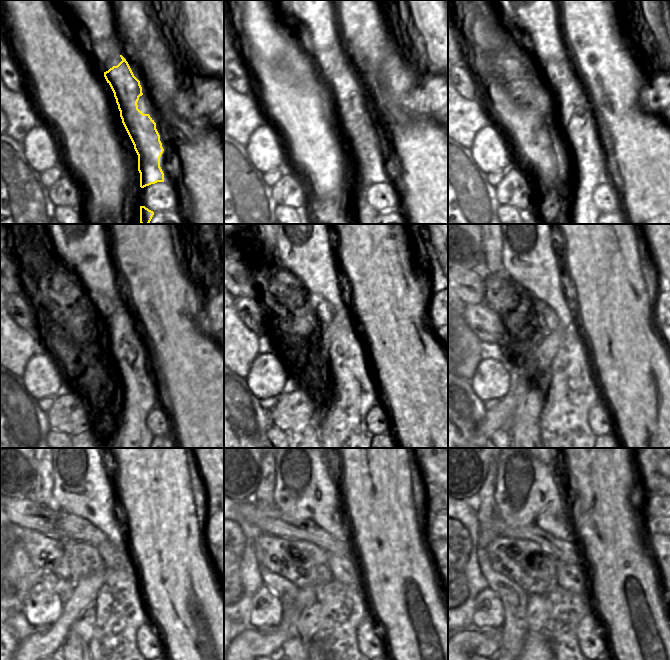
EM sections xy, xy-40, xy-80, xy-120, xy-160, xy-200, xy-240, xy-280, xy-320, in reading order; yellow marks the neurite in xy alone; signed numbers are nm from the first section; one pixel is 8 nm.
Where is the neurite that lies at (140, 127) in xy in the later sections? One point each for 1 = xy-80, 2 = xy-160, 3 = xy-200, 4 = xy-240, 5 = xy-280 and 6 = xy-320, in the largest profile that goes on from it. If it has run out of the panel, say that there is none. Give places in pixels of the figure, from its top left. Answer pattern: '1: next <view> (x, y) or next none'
1: next xy-80 (580, 127)
2: next xy-160 (342, 427)
3: next xy-200 (570, 387)
4: next xy-240 (121, 609)
5: next xy-280 (343, 607)
6: next xy-320 (567, 609)

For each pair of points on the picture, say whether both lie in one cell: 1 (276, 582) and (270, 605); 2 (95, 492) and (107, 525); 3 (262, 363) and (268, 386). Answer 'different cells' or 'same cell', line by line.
1: different cells
2: same cell
3: same cell

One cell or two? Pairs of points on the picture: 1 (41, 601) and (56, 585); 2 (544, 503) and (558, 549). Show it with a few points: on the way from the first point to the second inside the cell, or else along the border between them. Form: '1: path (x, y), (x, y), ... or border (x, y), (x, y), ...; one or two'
1: border (40, 582), (45, 583), (64, 602); two
2: border (534, 524), (559, 539), (571, 539); two

